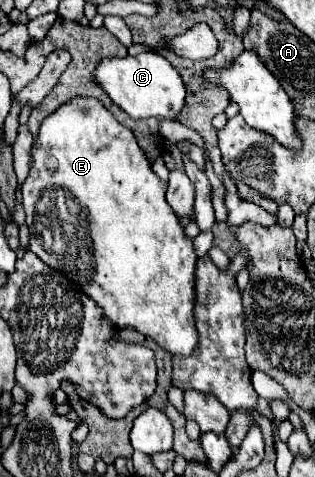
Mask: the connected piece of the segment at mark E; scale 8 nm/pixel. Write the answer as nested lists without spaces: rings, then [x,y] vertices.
[[[73,97],[71,101],[67,101],[65,105],[59,105],[59,109],[55,109],[49,117],[43,119],[43,123],[39,125],[37,141],[31,147],[31,171],[25,179],[25,183],[21,185],[23,207],[27,213],[27,227],[29,227],[29,249],[35,255],[39,255],[41,261],[51,265],[53,269],[59,269],[71,281],[79,283],[81,289],[91,299],[97,301],[97,305],[103,309],[103,313],[119,329],[133,327],[135,331],[153,337],[171,355],[191,355],[199,341],[199,335],[195,333],[195,317],[193,317],[193,303],[195,303],[195,287],[193,287],[195,267],[193,265],[197,265],[197,255],[193,249],[193,241],[185,235],[185,231],[179,223],[179,217],[175,217],[173,209],[165,201],[165,189],[167,189],[167,183],[161,181],[153,173],[151,163],[145,157],[143,149],[137,145],[133,133],[127,127],[123,127],[119,121],[115,121],[115,117],[97,99],[87,99],[87,97]]]

